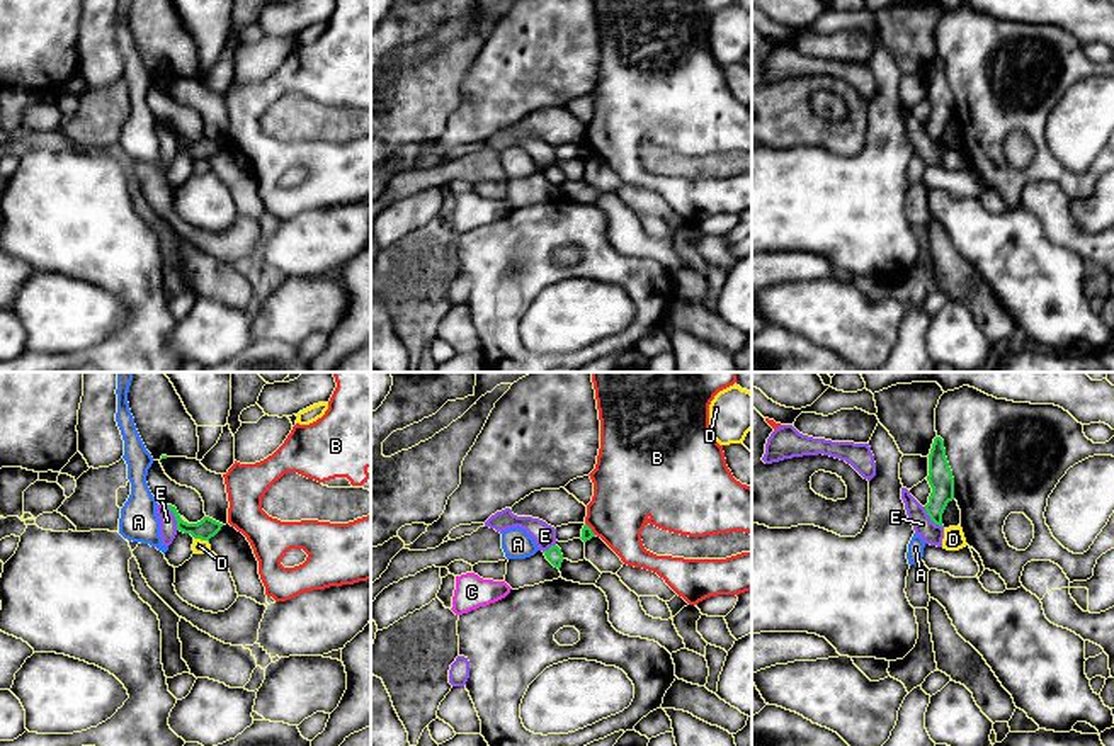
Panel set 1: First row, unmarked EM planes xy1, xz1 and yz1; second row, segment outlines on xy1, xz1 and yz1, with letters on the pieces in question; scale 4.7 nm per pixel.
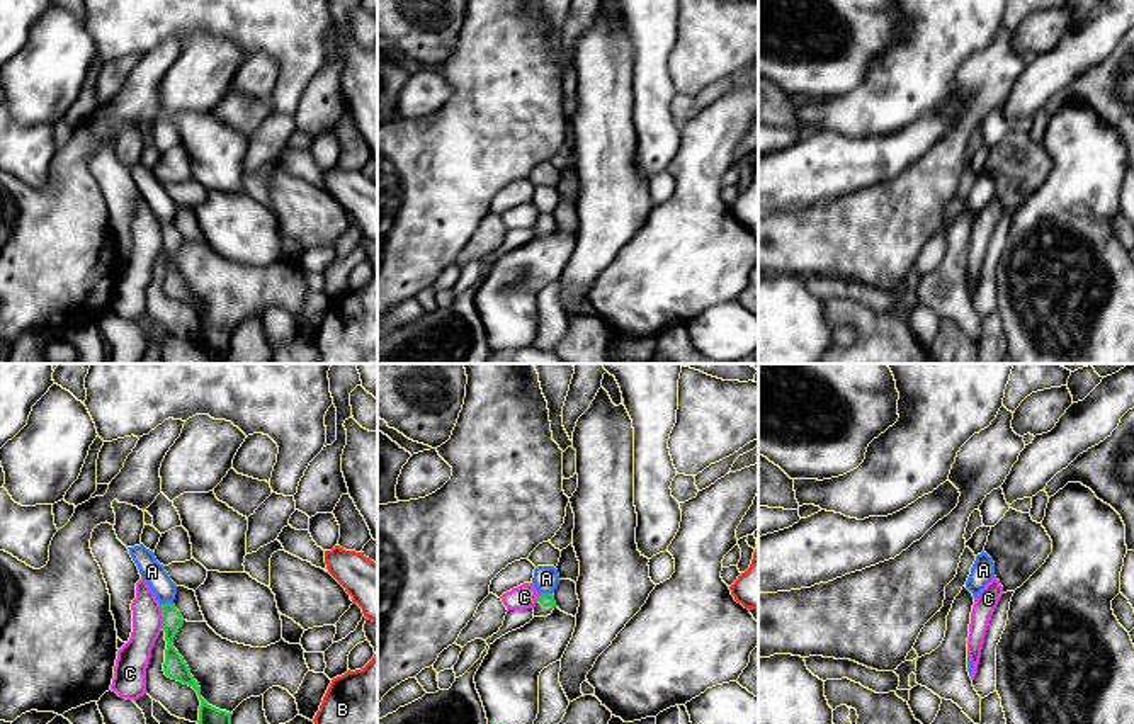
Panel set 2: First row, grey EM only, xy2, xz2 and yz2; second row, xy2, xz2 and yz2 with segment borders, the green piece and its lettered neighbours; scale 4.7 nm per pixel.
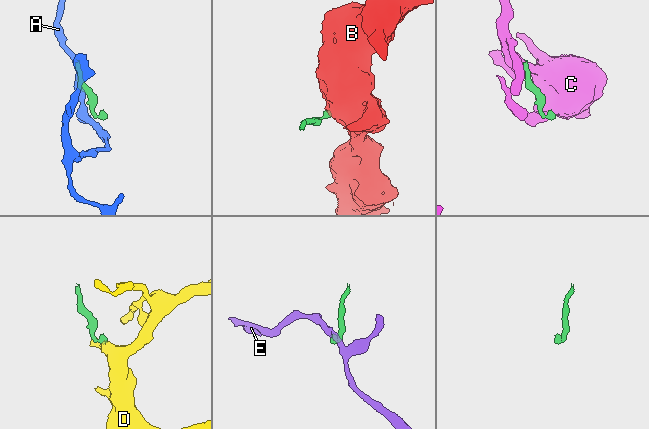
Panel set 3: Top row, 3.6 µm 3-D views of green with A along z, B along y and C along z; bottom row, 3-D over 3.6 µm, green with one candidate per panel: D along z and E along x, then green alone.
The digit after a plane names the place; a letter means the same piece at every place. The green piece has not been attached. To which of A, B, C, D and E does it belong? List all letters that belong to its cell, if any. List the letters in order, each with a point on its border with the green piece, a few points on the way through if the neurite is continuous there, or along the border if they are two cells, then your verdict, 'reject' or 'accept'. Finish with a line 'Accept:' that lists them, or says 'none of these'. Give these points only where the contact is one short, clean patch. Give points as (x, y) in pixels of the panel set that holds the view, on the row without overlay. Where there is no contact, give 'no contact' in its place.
A: xy2 (165, 223) | reject
B: xz1 (591, 148) | along xz1 (585, 141), (596, 153) | reject
C: xy2 (162, 235) | along xy2 (158, 225), (164, 247) | reject
D: xy1 (201, 158) | along xy1 (194, 157), (208, 162) | reject
E: yz1 (931, 138) | along yz1 (924, 126), (926, 133), (943, 146) | reject
Accept: none of these

